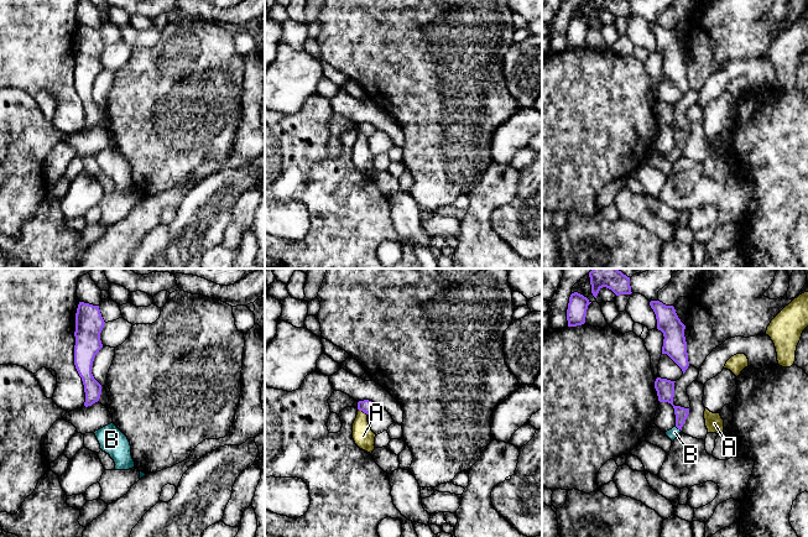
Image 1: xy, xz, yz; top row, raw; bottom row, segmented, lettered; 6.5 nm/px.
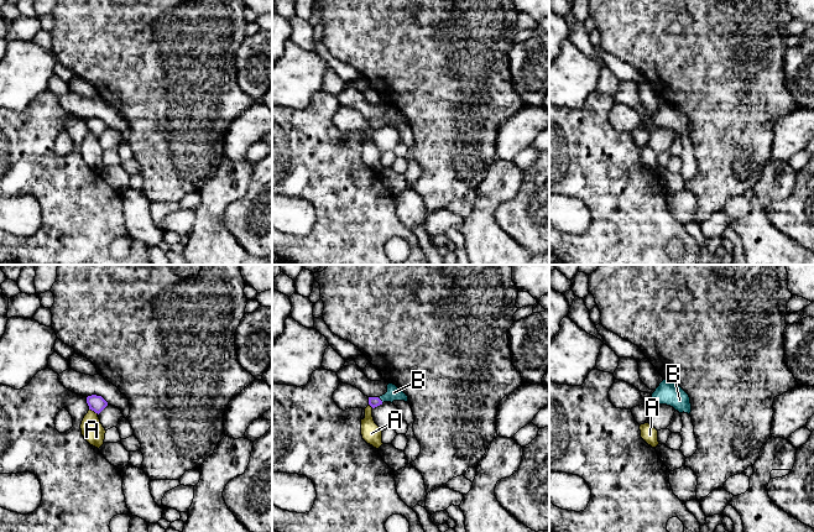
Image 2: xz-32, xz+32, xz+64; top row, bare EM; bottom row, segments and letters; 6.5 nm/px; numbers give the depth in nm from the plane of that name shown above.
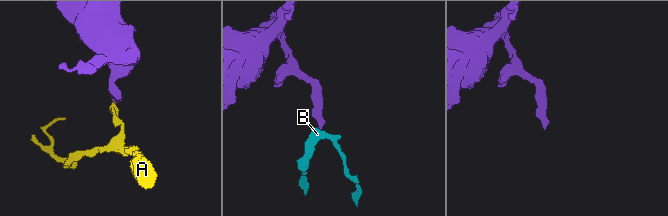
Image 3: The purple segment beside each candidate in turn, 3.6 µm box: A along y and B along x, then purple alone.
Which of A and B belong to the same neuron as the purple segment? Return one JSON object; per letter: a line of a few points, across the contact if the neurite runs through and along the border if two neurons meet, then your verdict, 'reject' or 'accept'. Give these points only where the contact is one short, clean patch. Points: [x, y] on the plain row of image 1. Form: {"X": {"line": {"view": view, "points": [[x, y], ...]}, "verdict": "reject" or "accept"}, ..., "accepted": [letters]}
{"A": {"line": {"view": "xz", "points": [[358, 131], [366, 137]]}, "verdict": "reject"}, "B": {"line": {"view": "yz", "points": [[666, 115], [678, 133], [678, 151], [674, 155]]}, "verdict": "accept"}, "accepted": ["B"]}

